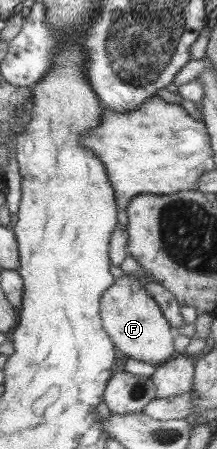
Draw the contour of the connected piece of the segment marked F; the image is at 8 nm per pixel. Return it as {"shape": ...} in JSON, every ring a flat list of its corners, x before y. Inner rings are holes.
{"shape":[[124,275,115,279,102,294,100,317,104,331,125,358,157,366,177,355,173,344,176,333,144,286,146,282,140,281,134,275]]}

